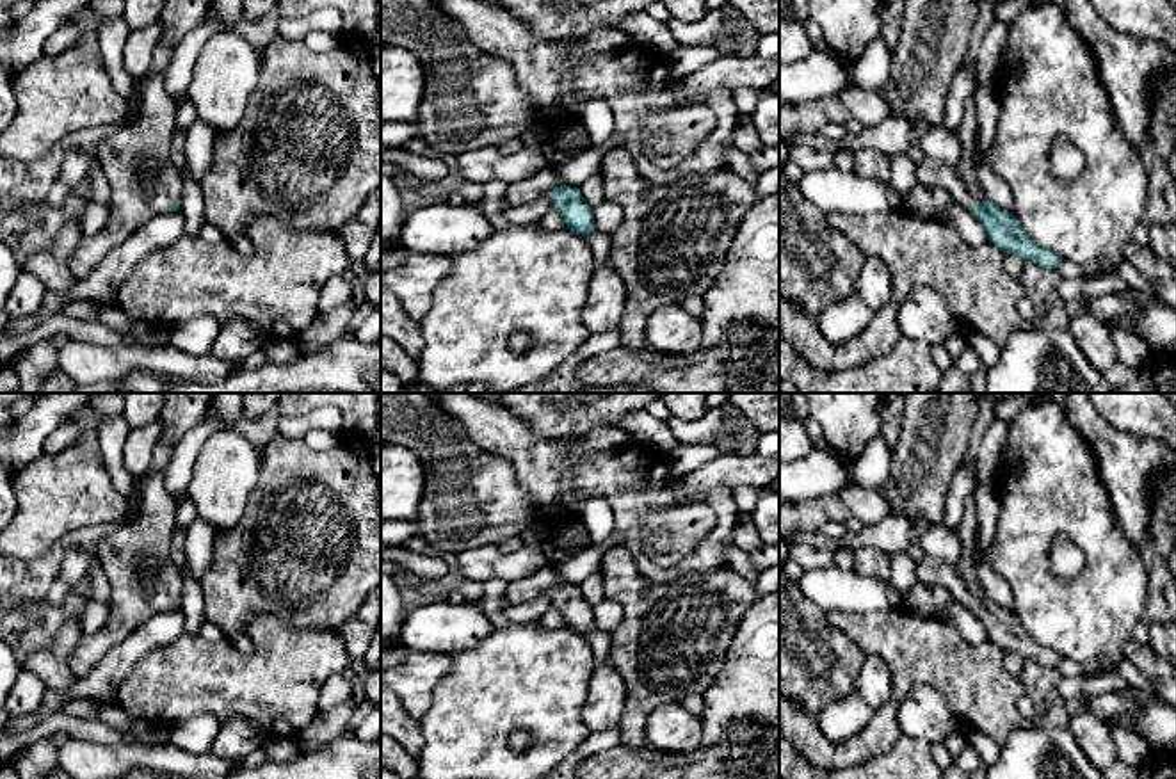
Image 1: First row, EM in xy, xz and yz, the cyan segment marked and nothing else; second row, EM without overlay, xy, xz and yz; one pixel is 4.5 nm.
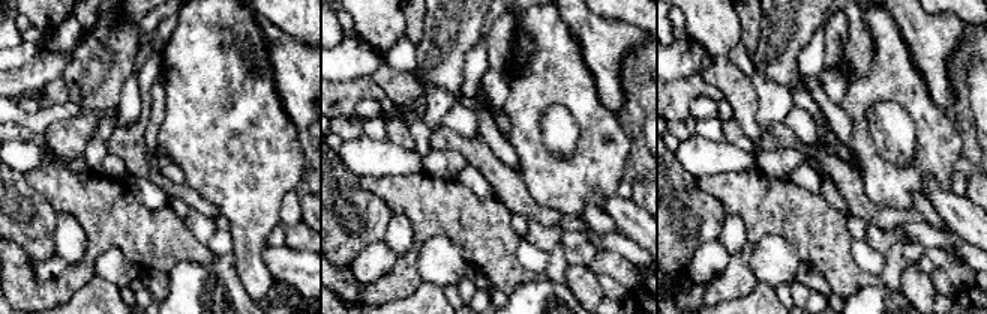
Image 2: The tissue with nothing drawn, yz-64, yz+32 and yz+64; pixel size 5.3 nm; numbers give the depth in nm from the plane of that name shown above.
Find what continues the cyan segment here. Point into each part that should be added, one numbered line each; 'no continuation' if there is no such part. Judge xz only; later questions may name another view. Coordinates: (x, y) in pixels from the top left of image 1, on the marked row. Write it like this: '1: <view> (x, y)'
1: xz (543, 182)

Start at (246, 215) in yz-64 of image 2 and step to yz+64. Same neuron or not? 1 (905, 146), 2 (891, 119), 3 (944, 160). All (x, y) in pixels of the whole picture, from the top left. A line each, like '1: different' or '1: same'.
1: different
2: different
3: same

